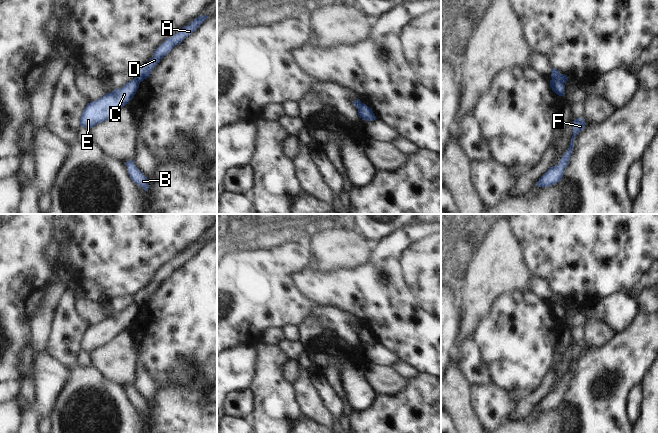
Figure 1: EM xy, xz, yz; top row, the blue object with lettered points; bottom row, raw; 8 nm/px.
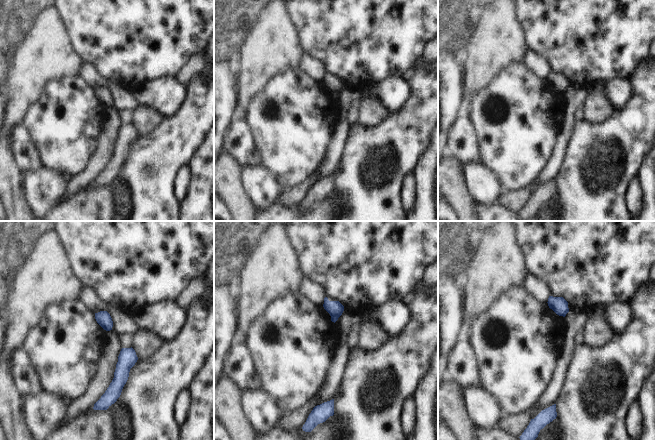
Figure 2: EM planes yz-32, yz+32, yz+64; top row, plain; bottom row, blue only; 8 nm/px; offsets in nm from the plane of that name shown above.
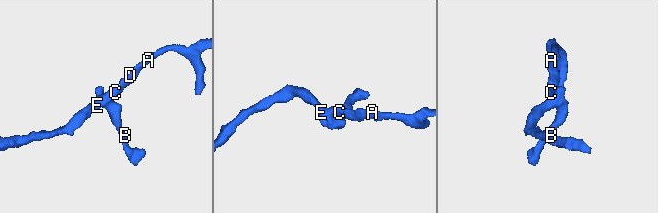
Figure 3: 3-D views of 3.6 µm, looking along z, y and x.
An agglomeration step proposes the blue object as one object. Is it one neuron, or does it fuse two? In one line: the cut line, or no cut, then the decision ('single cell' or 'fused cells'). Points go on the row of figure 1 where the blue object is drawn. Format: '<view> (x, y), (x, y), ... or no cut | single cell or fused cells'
yz (552, 79), (557, 79), (563, 83) | fused cells

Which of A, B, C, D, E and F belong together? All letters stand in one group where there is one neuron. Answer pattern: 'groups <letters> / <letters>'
groups A D / B C E F

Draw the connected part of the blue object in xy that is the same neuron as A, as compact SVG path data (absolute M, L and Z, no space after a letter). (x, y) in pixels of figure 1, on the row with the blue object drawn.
M201 15L195 18L188 26L184 26L178 31L172 38L166 38L166 41L162 43L154 51L154 57L151 58L140 70L135 69L132 74L134 80L139 83L144 79L150 77L150 74L154 67L160 62L160 60L166 56L176 45L180 44L187 36L191 35L197 30L197 28L208 18L209 16Z

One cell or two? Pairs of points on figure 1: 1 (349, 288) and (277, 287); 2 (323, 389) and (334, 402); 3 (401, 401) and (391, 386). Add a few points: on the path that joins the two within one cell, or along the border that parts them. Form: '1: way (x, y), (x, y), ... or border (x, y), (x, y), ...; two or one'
1: border (305, 265), (295, 275), (294, 283), (315, 301); two
2: way (325, 392), (331, 399); one
3: border (408, 379), (405, 386), (394, 394), (376, 395); two

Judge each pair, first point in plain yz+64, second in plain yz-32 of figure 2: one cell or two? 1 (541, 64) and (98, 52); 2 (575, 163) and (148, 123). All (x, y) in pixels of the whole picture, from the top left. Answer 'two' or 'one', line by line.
1: two
2: two

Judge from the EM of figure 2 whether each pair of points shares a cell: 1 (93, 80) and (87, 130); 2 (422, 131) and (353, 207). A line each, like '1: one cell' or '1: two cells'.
1: two cells
2: one cell

